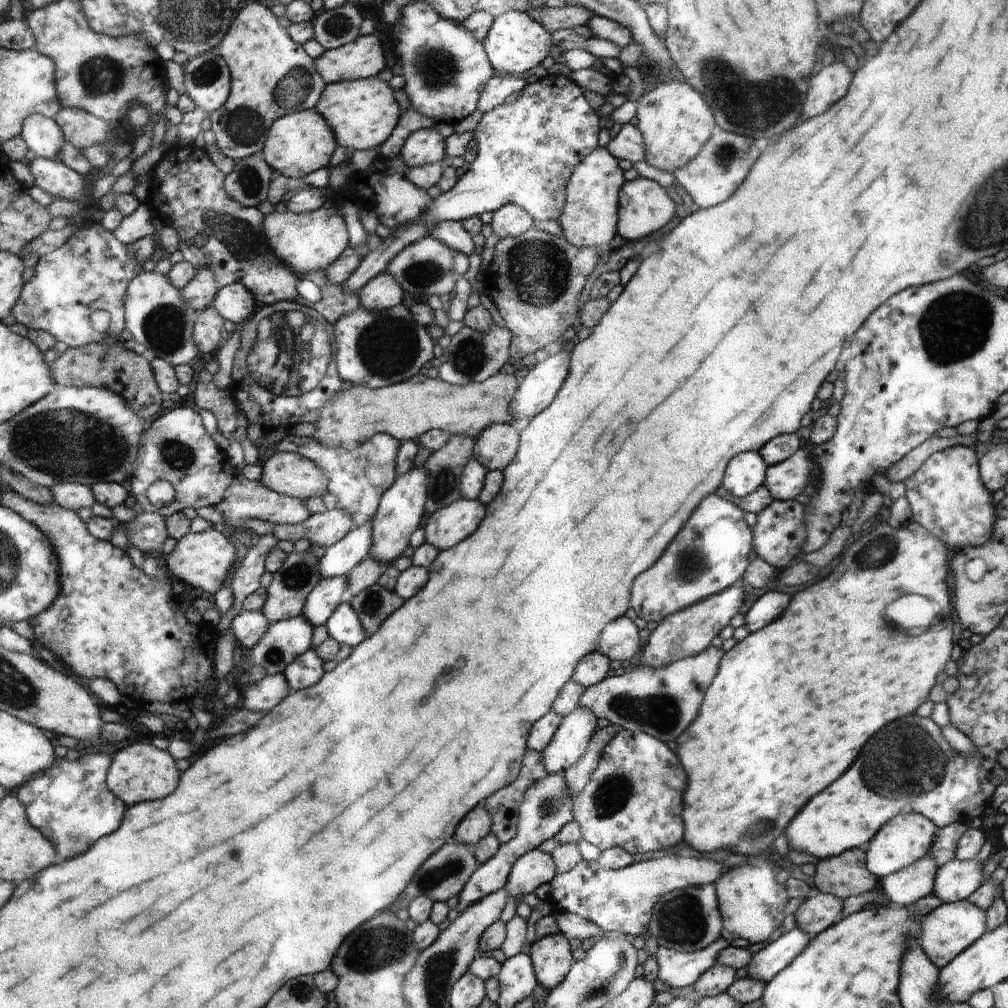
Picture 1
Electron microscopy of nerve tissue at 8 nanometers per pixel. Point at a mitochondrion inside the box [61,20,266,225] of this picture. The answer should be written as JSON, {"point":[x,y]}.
{"point":[101,75]}

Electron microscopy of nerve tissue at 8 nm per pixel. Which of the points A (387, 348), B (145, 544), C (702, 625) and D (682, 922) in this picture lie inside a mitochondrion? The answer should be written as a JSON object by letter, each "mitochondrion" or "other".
{"A":"mitochondrion","B":"other","C":"other","D":"mitochondrion"}

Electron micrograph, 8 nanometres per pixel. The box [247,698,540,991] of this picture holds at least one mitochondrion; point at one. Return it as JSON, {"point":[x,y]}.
{"point":[381,944]}

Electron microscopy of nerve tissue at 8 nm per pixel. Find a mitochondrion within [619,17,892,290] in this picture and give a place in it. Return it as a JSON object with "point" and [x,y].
{"point":[749,106]}

